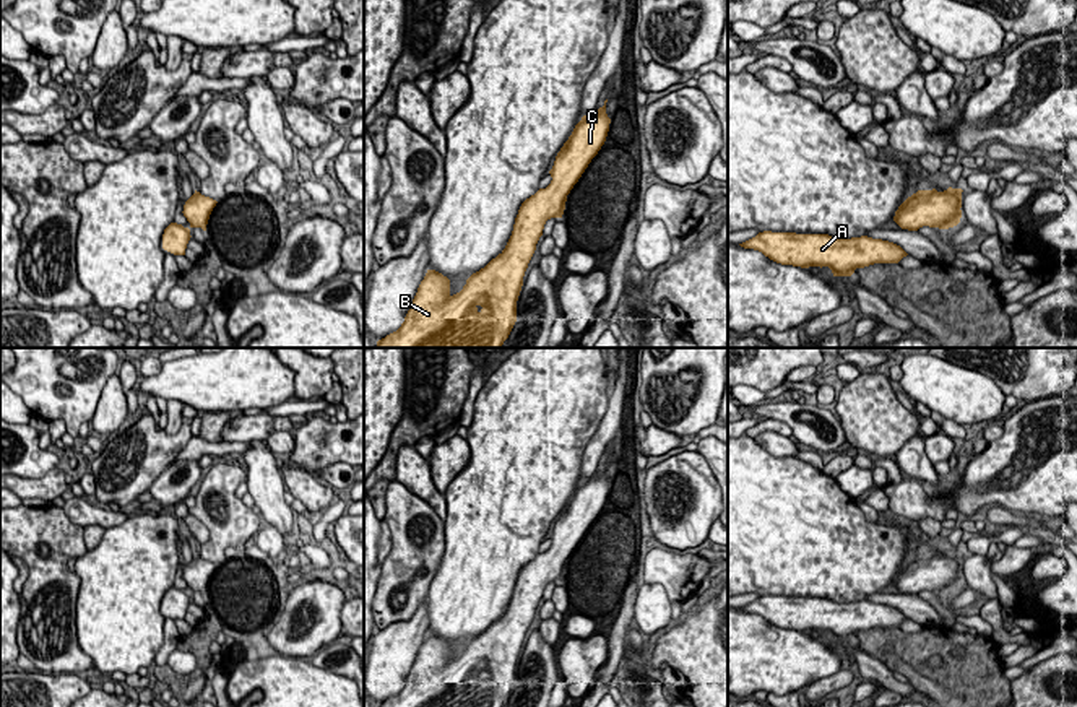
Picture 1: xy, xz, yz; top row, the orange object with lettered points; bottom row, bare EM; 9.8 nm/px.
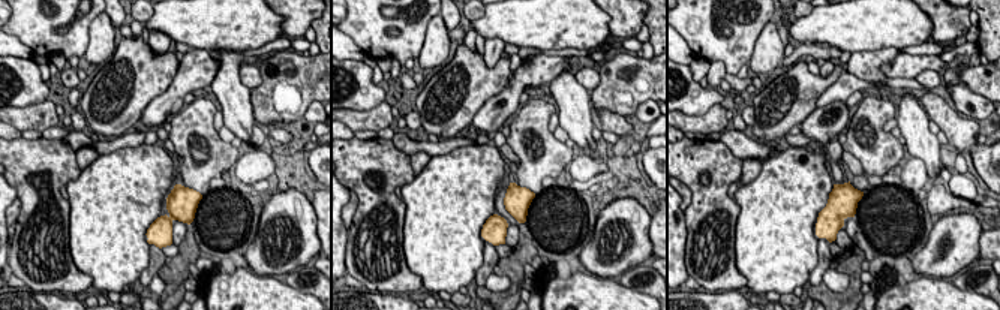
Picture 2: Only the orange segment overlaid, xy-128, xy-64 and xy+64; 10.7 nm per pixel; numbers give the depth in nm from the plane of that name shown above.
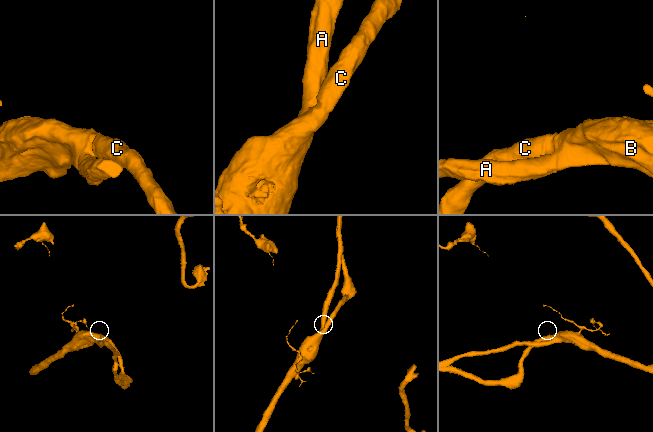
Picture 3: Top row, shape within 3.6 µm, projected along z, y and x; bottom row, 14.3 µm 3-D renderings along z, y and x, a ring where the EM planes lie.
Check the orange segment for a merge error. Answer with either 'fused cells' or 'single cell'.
single cell

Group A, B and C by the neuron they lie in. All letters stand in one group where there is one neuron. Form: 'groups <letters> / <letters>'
groups A B C

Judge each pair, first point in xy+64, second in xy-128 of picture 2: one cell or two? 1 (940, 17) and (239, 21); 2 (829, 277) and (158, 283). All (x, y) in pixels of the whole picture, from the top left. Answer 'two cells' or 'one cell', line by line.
1: two cells
2: one cell

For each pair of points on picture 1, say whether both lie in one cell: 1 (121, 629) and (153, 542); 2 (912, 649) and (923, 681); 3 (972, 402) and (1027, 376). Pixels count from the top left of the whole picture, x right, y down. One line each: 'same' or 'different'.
1: same
2: same
3: different

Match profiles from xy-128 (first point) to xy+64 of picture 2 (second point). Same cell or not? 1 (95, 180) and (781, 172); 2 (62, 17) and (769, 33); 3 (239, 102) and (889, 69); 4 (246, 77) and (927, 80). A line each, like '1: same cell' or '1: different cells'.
1: same cell
2: different cells
3: different cells
4: same cell

